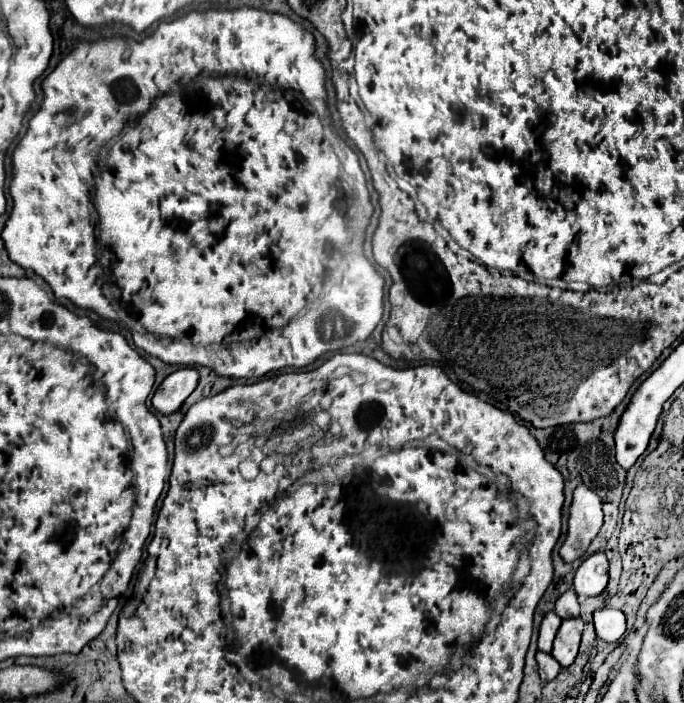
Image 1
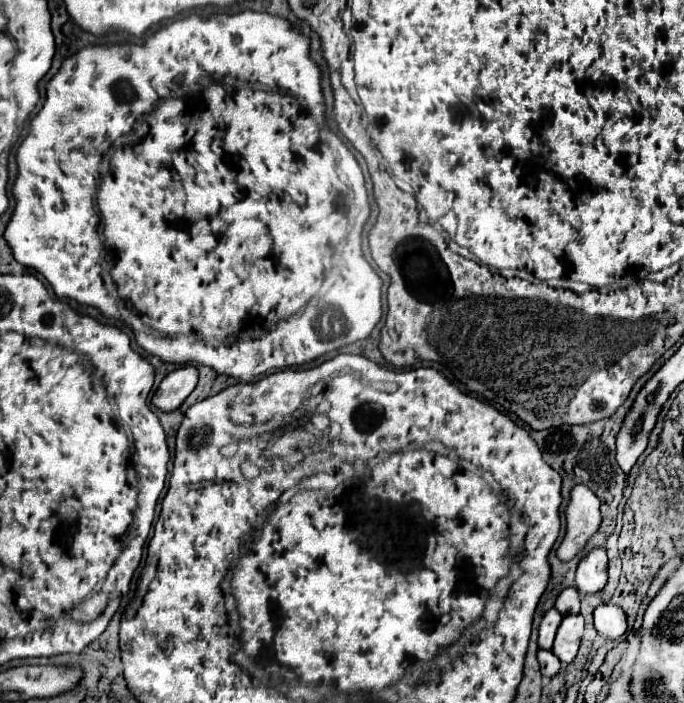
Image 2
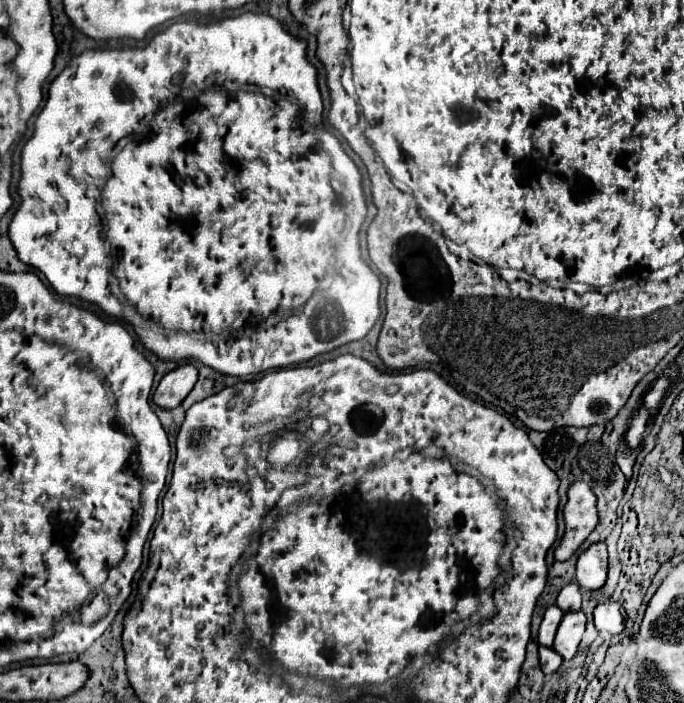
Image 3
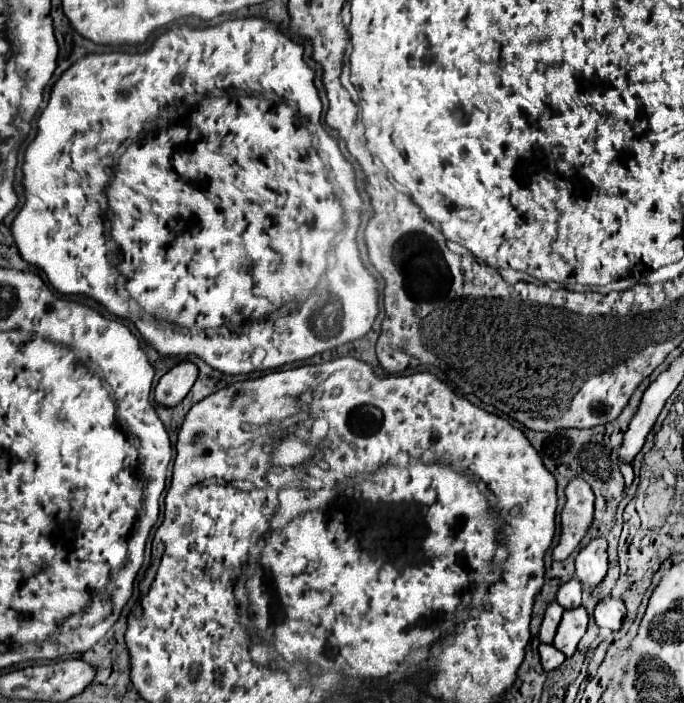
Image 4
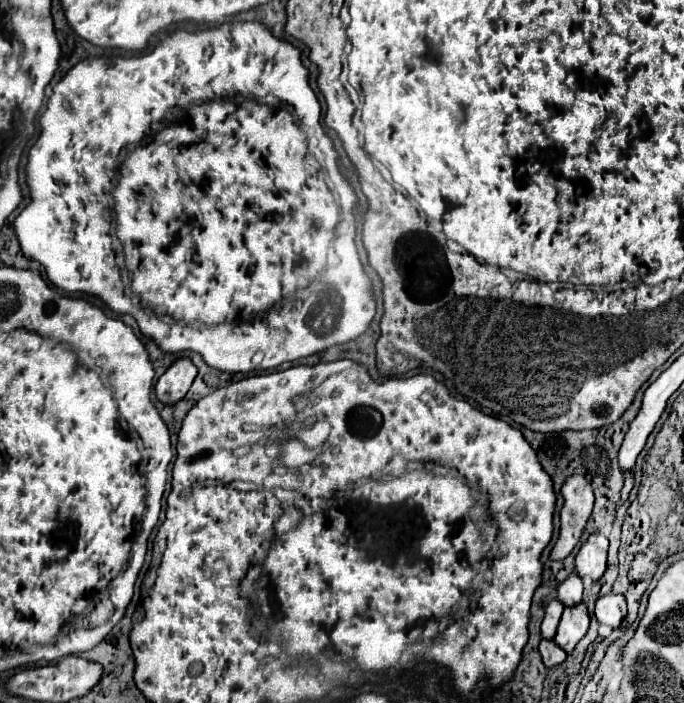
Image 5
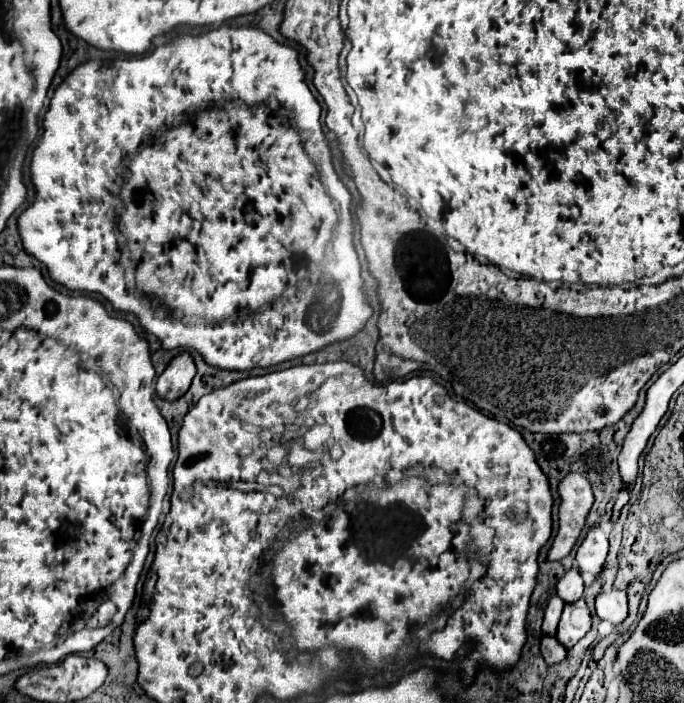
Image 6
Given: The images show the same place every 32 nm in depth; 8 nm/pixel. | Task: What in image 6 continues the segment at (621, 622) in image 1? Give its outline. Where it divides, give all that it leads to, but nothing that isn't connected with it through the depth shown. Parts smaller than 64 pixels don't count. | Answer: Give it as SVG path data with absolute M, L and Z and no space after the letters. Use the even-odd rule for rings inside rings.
M608 590L602 592L596 598L596 616L600 620L608 620L614 626L620 624L626 616L628 616L628 600L626 600L626 592L620 590Z

